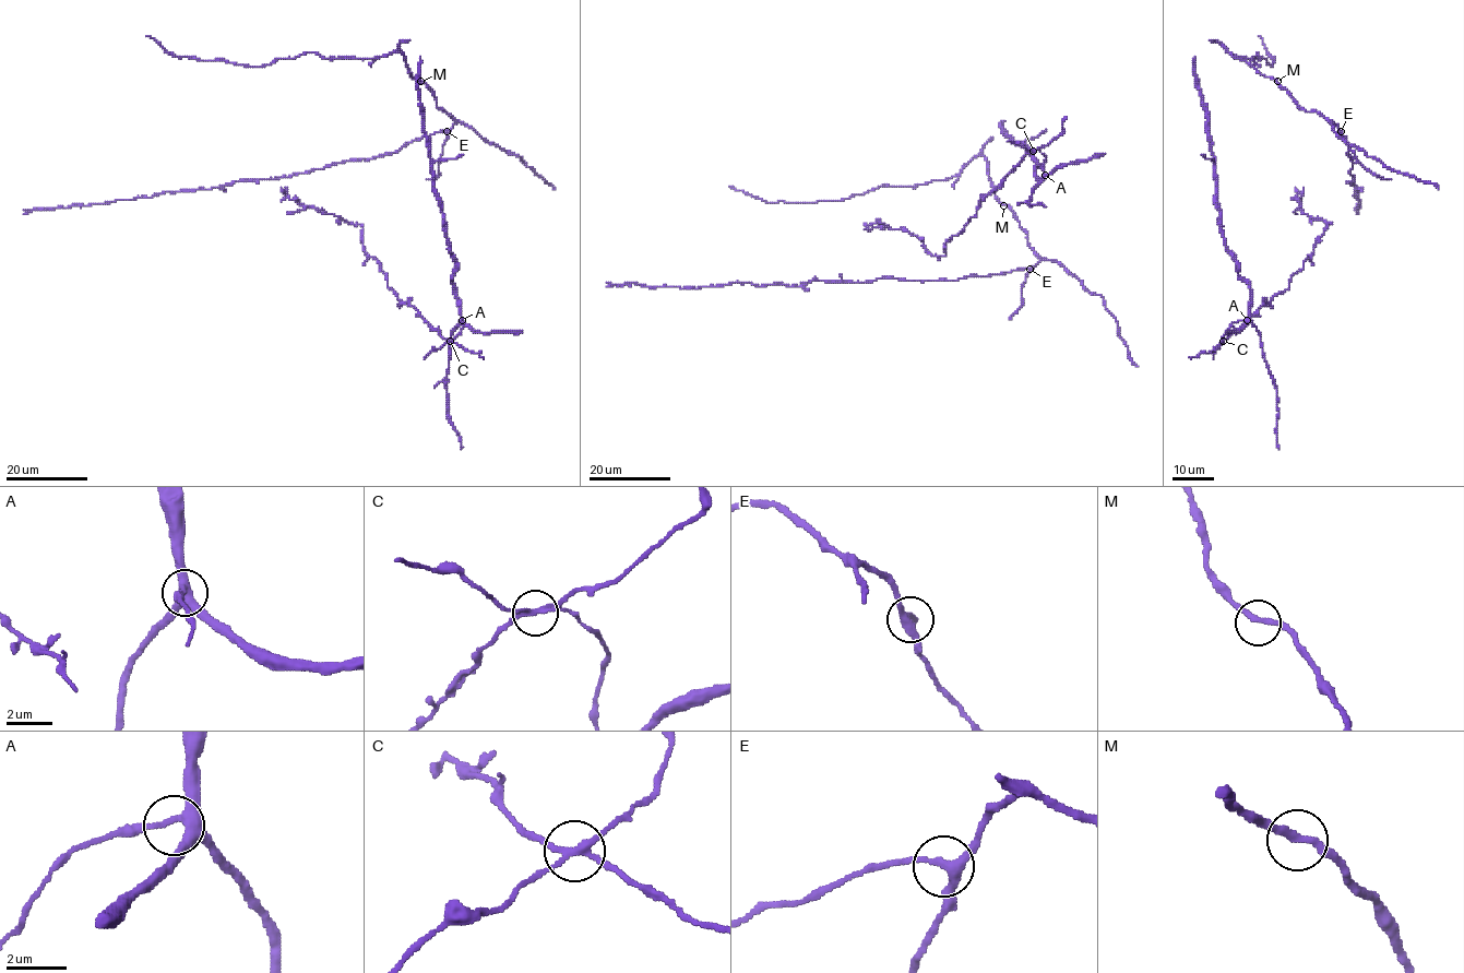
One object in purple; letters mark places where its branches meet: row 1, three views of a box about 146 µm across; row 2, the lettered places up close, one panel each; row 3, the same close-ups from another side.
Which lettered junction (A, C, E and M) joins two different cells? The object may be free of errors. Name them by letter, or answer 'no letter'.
C

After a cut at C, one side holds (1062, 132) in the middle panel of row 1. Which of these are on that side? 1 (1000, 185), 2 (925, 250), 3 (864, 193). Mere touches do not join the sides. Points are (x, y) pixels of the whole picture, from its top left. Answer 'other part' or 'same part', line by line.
1: same part
2: same part
3: other part

